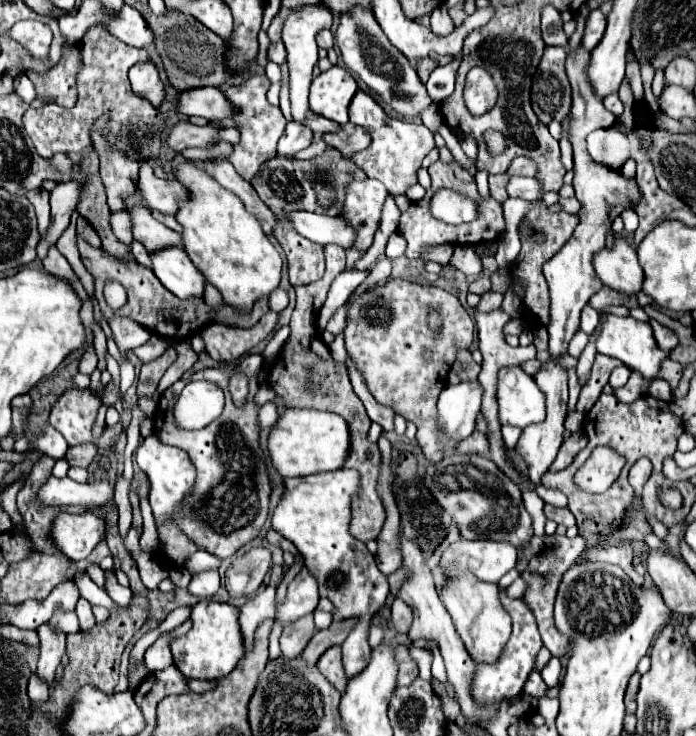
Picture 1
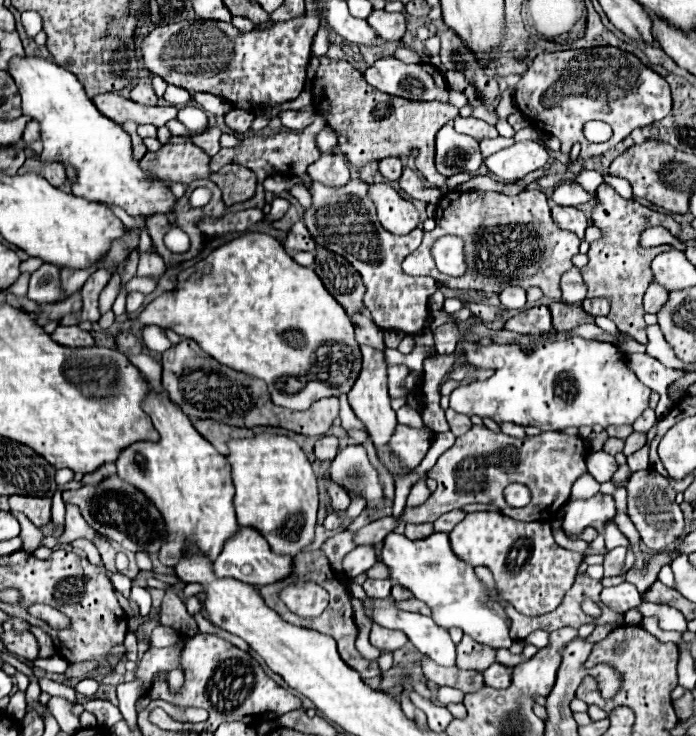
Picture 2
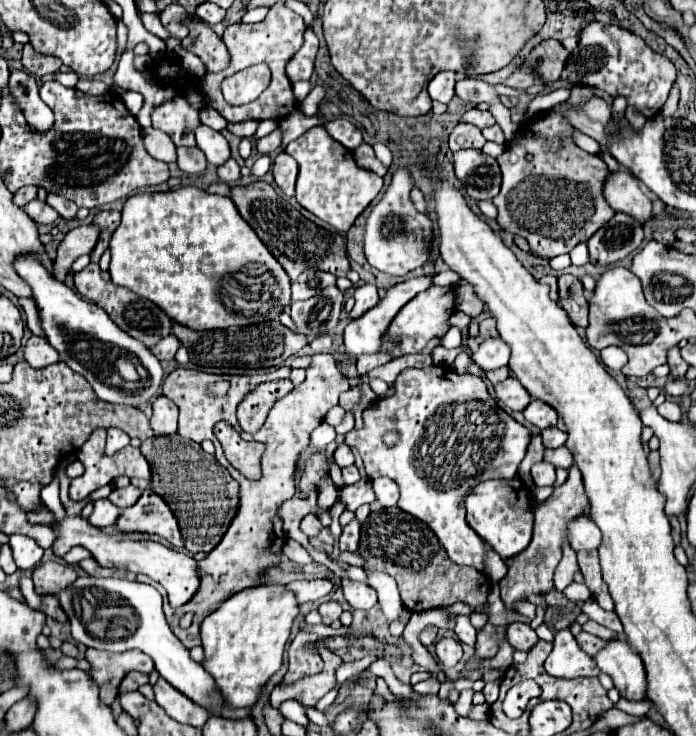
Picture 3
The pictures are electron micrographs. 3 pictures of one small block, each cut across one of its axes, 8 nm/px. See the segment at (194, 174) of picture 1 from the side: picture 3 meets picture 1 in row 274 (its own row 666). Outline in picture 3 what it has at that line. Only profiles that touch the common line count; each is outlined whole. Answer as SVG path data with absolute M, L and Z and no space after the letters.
M262 582L228 598L216 612L204 618L200 636L206 660L202 666L216 680L218 690L232 708L254 706L258 690L266 686L274 672L282 666L282 656L294 618L298 616L298 602L294 592L278 582Z

